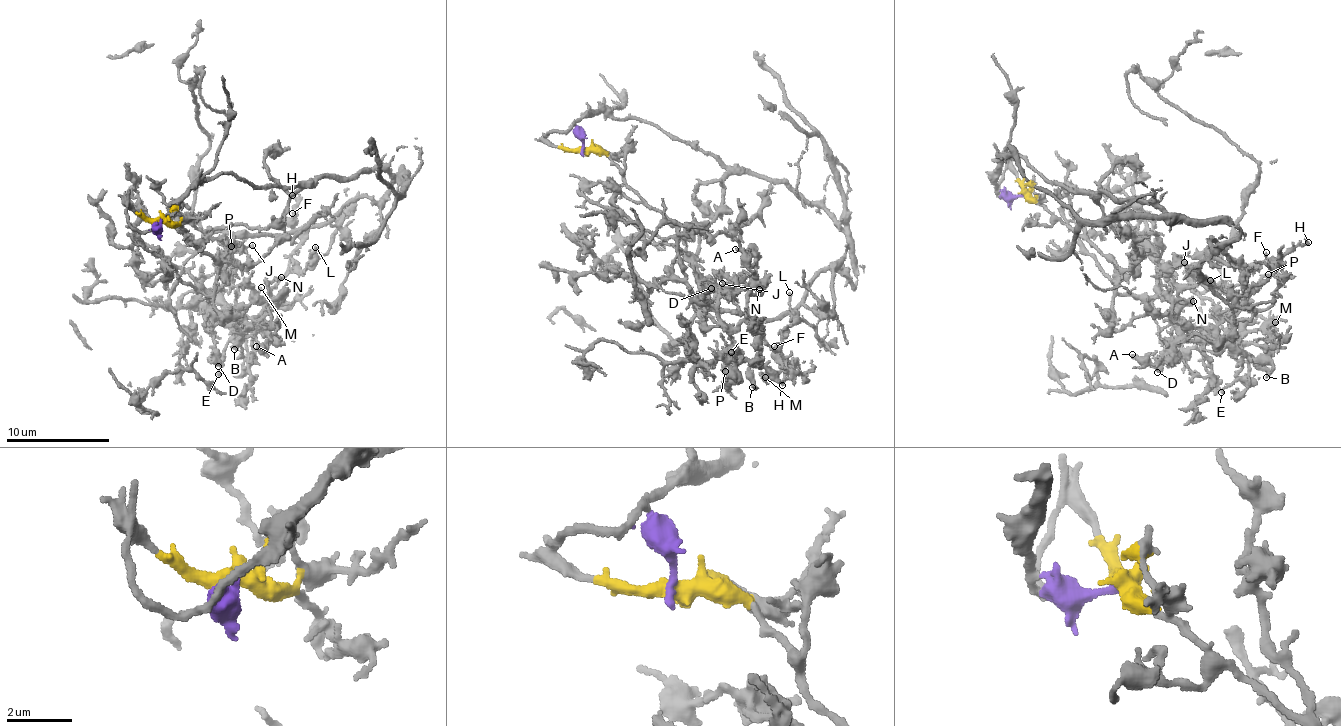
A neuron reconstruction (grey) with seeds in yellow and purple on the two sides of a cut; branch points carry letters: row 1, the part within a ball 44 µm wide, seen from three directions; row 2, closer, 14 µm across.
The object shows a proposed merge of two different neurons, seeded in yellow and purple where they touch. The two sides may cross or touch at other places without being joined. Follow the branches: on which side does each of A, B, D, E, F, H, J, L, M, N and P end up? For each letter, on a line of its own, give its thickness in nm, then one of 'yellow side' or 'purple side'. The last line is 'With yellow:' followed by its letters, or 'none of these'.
A: calibre 300 nm; yellow side
B: calibre 320 nm; yellow side
D: calibre 550 nm; yellow side
E: calibre 170 nm; yellow side
F: calibre 240 nm; yellow side
H: calibre 160 nm; yellow side
J: calibre 160 nm; yellow side
L: calibre 170 nm; yellow side
M: calibre 180 nm; yellow side
N: calibre 150 nm; yellow side
P: calibre 280 nm; yellow side
With yellow: A, B, D, E, F, H, J, L, M, N, P

